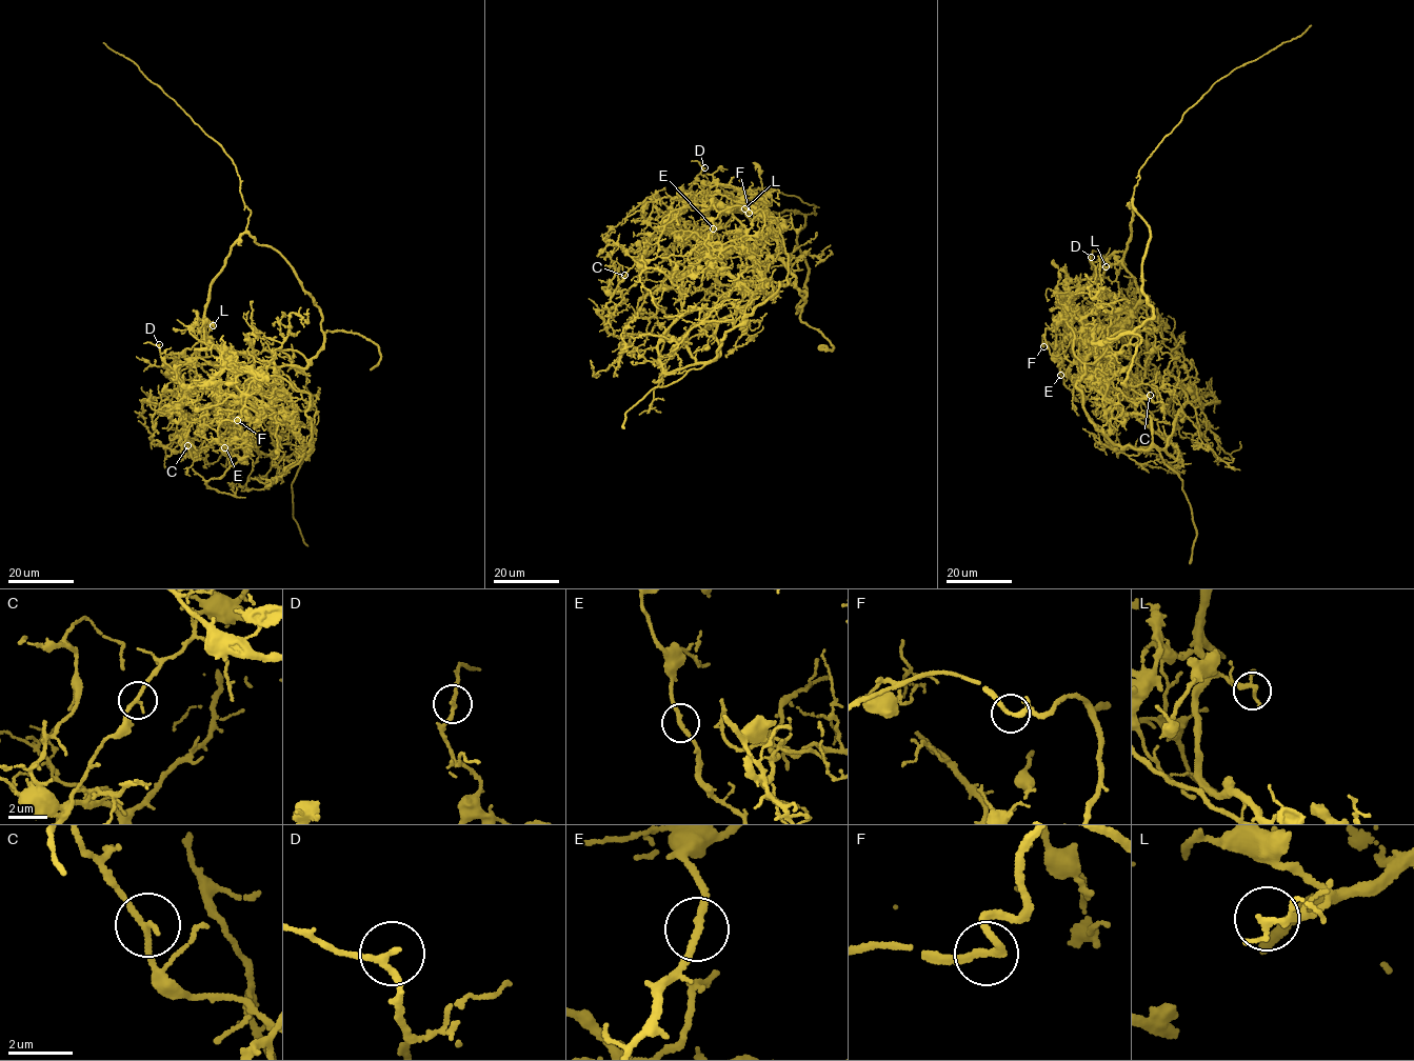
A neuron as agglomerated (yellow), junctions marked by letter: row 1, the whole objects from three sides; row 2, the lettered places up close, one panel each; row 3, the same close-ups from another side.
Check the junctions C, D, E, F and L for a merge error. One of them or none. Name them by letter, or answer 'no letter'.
C

